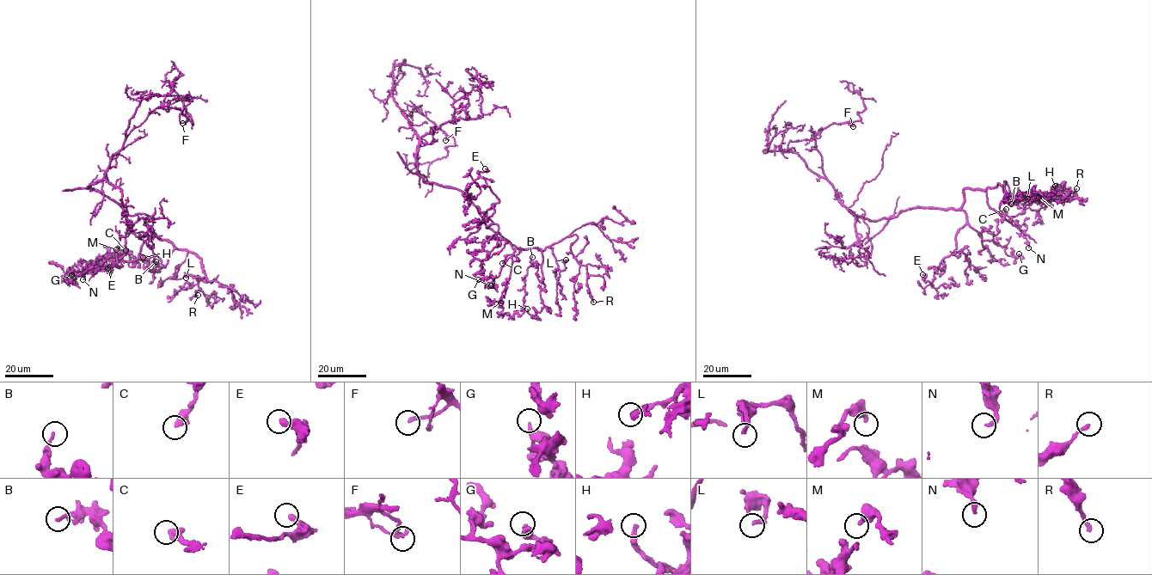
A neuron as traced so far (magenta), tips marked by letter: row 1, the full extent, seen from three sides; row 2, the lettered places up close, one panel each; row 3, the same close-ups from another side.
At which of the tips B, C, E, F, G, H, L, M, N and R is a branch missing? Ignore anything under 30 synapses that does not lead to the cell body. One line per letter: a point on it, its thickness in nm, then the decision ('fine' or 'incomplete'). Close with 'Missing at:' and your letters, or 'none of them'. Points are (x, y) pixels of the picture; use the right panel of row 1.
B: at (1011, 204); 200 nm thick; fine
C: at (1006, 209); 440 nm thick; fine
E: at (922, 274); 360 nm thick; fine
F: at (853, 126); 200 nm thick; fine
G: at (1019, 253); 280 nm thick; fine
H: at (1055, 186); 280 nm thick; fine
L: at (1027, 198); 280 nm thick; fine
M: at (1038, 197); 300 nm thick; fine
N: at (1028, 247); 280 nm thick; fine
R: at (1076, 188); 200 nm thick; fine
Missing at: none of them

